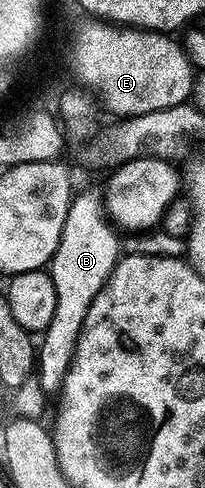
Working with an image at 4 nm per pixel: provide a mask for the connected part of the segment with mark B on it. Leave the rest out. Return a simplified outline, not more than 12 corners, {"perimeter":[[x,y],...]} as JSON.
{"perimeter":[[99,192],[73,200],[50,266],[54,323],[38,380],[63,390],[78,339],[122,260]]}

